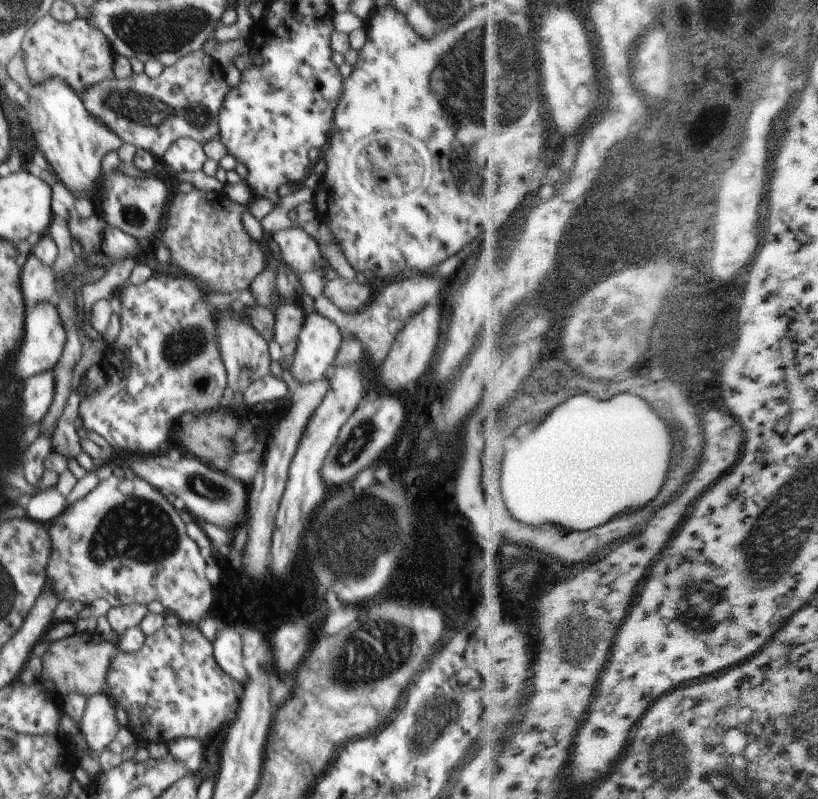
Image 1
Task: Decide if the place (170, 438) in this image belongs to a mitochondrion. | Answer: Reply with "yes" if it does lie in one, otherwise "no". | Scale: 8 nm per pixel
no

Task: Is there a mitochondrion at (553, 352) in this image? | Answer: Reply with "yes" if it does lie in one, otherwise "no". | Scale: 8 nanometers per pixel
no

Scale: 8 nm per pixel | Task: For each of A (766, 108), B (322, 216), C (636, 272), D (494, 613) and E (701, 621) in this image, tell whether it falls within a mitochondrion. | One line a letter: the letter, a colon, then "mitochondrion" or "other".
A: mitochondrion
B: other
C: mitochondrion
D: other
E: mitochondrion

